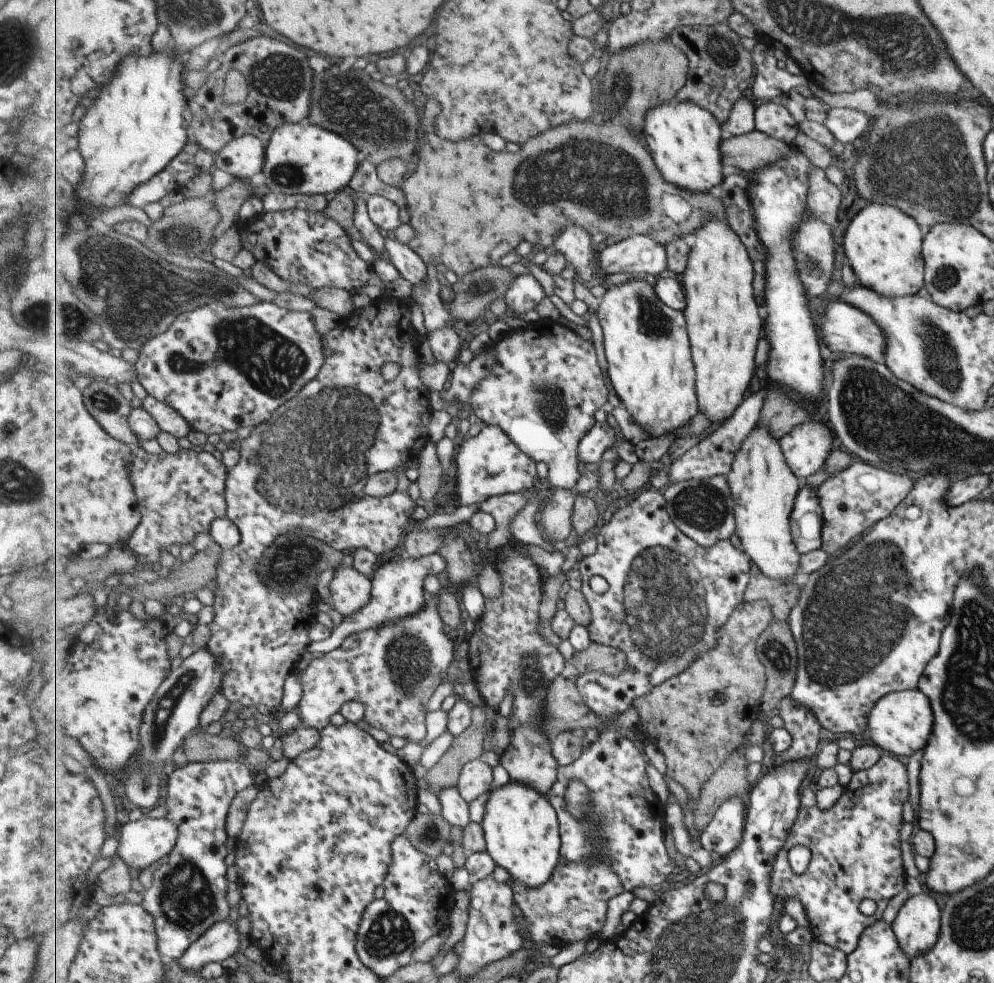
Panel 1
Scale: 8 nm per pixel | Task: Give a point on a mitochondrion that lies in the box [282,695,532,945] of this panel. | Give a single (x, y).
(430, 833)

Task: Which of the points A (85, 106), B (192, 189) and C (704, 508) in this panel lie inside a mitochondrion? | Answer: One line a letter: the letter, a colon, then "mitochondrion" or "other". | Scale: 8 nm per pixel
A: other
B: other
C: mitochondrion

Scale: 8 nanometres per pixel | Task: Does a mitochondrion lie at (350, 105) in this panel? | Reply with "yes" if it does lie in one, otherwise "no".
yes

